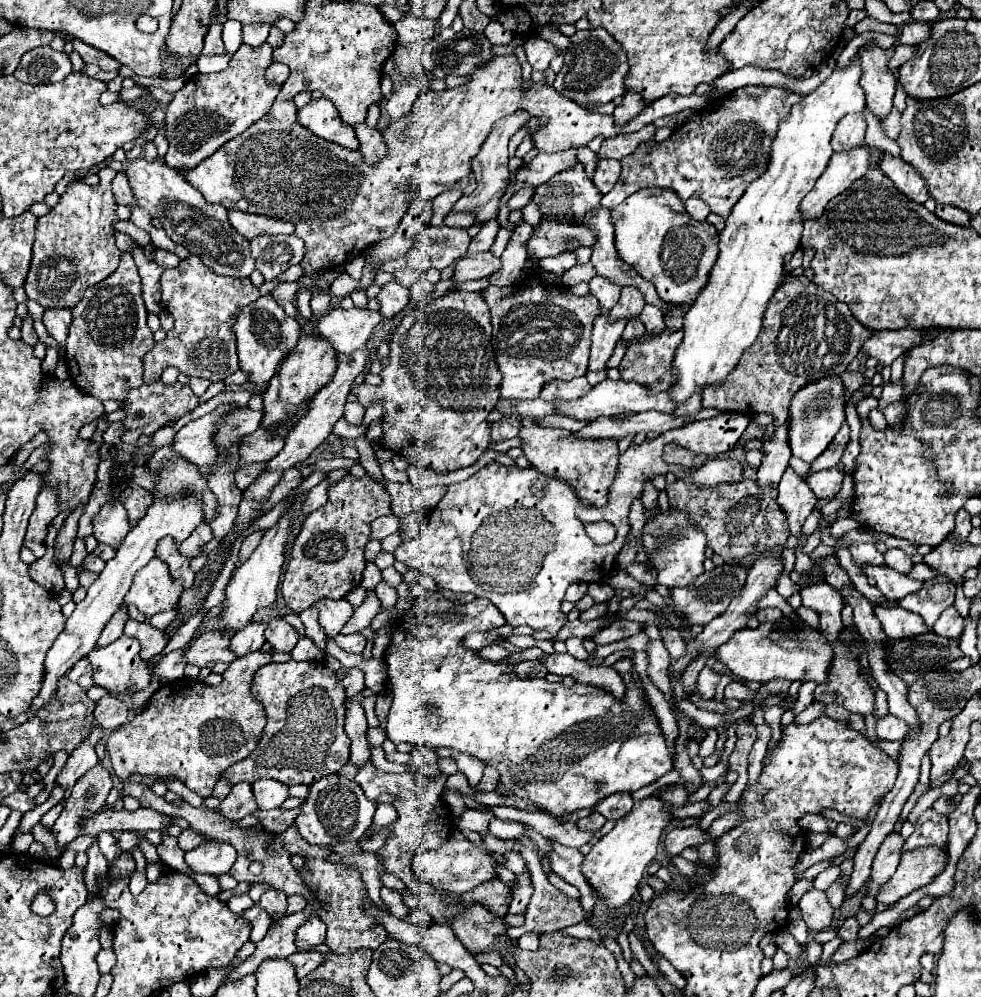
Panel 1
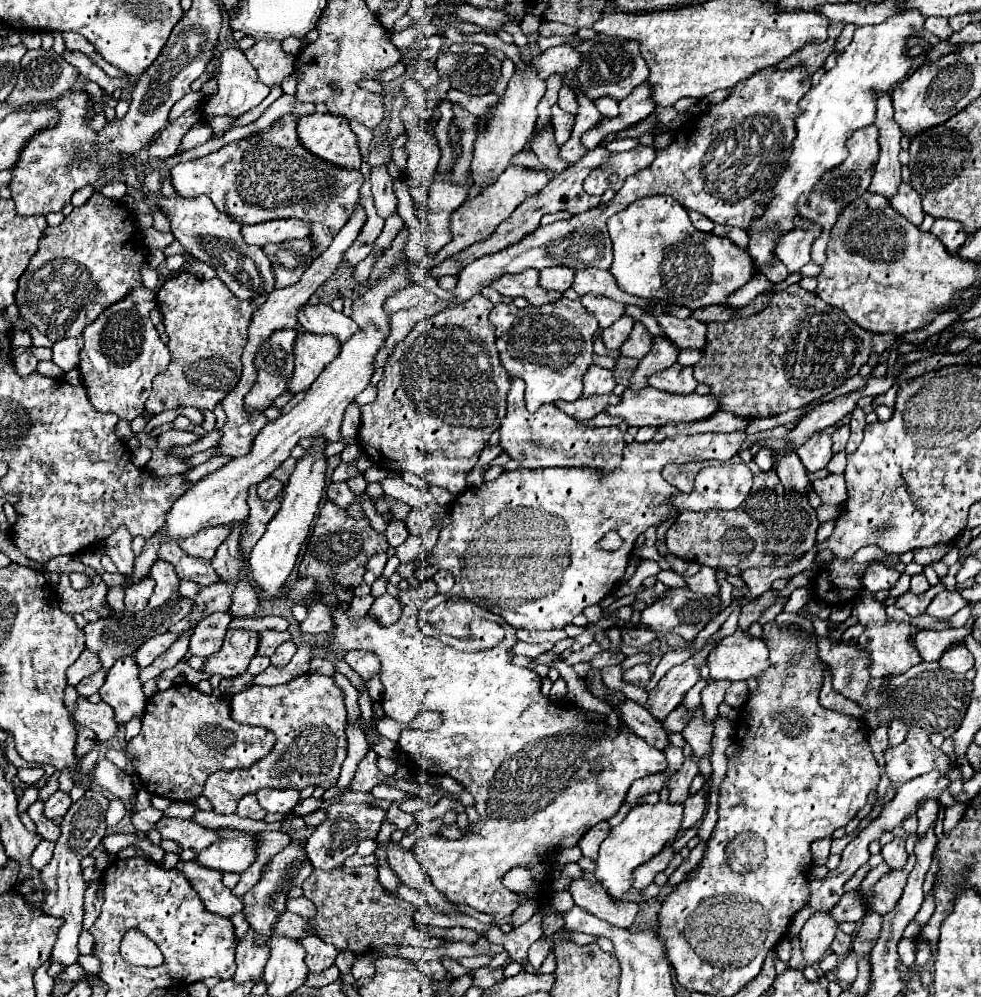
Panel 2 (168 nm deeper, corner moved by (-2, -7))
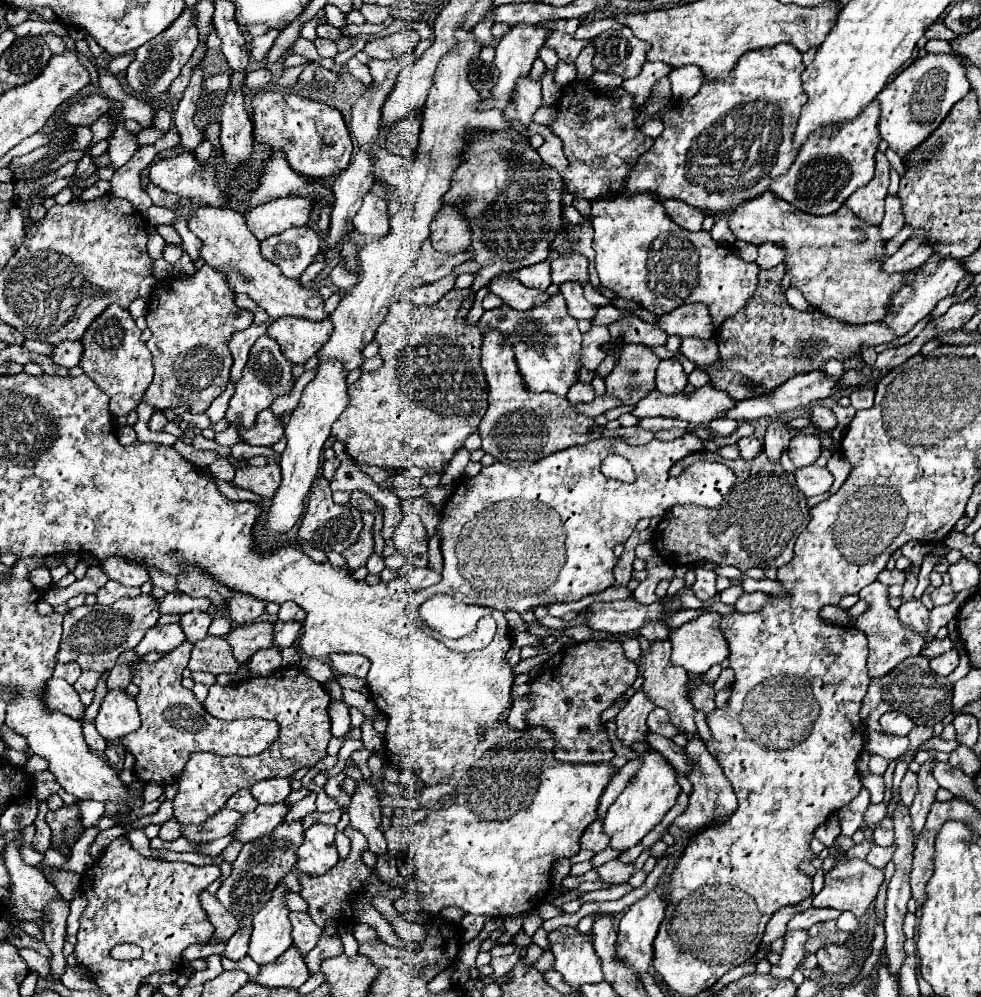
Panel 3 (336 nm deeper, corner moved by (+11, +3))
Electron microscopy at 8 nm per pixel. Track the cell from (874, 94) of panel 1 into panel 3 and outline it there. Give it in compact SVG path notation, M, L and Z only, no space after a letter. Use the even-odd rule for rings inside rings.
M876 153L876 173L874 179L864 185L862 189L858 189L854 195L848 197L846 207L852 209L852 213L856 217L860 217L862 221L866 221L868 225L880 225L882 217L884 217L884 199L886 199L886 189L888 189L888 181L890 181L890 163L886 159L884 153Z

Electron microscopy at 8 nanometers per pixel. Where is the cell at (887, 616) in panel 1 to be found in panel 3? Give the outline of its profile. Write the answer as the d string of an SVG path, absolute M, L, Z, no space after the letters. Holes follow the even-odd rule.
M934 639L934 641L932 641L932 643L922 651L922 655L924 655L924 657L928 657L928 659L934 659L934 657L938 657L938 655L942 655L942 653L950 651L950 649L954 649L954 645L952 645L952 641L950 641L950 639L944 639L944 641Z

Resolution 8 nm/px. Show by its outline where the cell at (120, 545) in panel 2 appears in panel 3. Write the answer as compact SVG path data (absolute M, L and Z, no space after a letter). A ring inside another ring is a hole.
M110 557L108 561L104 561L102 571L108 575L108 579L114 579L124 587L142 587L144 583L150 581L150 575L146 573L144 567L130 563L122 557Z

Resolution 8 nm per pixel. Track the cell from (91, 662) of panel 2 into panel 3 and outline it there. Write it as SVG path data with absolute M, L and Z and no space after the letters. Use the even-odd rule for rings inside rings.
M58 663L56 669L54 669L54 675L66 679L70 685L76 683L76 679L80 677L80 673L82 671L80 671L80 667L76 667L76 663Z

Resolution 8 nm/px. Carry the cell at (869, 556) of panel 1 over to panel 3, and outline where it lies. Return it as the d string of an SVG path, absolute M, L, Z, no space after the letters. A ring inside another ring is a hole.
M884 569L884 571L878 575L878 579L880 579L884 585L902 585L902 583L906 581L906 573L904 573L904 571L898 571L898 569L894 569L894 571Z

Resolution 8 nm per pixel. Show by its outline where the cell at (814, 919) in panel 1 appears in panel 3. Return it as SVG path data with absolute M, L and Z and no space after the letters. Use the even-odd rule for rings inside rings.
M788 931L784 935L784 951L780 955L782 959L778 965L772 965L772 969L770 969L770 975L774 979L786 981L792 977L794 969L798 969L798 965L806 957L806 951L804 951L806 939L808 939L806 931Z

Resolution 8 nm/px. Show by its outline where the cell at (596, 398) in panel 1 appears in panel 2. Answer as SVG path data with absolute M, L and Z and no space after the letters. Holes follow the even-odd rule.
M645 387L645 391L623 391L621 403L607 407L605 413L607 415L615 415L621 417L627 425L633 427L643 427L643 425L663 425L663 423L681 423L681 421L699 421L709 417L711 413L717 411L717 399L713 399L713 395L697 395L697 393L689 393L689 395L669 395L665 391L657 391L653 387Z

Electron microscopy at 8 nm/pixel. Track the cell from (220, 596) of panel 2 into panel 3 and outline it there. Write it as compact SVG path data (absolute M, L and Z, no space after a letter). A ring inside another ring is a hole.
M168 593L166 597L158 599L158 607L160 607L160 613L178 613L178 615L184 615L188 611L208 611L210 603L206 597L202 599L194 599L194 597L188 597L186 593Z

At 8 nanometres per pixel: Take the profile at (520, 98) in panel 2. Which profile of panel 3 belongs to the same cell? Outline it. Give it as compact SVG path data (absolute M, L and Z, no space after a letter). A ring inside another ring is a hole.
M514 25L502 39L500 43L496 45L496 59L494 59L494 65L498 67L500 71L500 77L498 77L498 83L494 85L492 89L492 97L482 101L480 109L504 109L508 103L510 103L510 97L512 97L512 91L514 91L514 85L520 77L526 77L534 59L538 57L538 51L540 47L544 45L546 37L550 35L548 29L542 29L542 27L536 27L536 25Z

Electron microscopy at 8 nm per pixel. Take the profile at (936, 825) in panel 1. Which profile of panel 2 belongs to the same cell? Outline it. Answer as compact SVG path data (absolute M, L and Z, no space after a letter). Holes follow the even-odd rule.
M923 801L919 805L919 809L917 809L917 819L919 819L917 837L925 837L925 833L937 825L937 821L939 821L937 811L939 811L939 803L937 801Z

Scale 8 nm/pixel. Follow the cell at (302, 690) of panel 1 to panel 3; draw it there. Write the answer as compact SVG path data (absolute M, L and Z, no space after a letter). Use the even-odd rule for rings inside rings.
M280 667L268 677L252 677L230 687L212 685L204 709L216 719L246 719L261 717L280 723L278 741L258 757L220 757L214 753L192 753L182 777L178 779L178 793L174 797L174 817L180 823L202 825L212 813L218 813L226 801L244 787L260 779L290 777L300 767L314 767L326 757L330 741L330 695L324 685L308 677L296 667Z

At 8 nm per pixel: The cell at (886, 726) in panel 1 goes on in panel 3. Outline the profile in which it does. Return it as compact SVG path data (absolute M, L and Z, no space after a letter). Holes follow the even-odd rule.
M896 711L884 713L880 719L880 725L884 733L890 733L890 735L908 735L916 727L916 723L910 717L906 717L904 713L896 713Z

